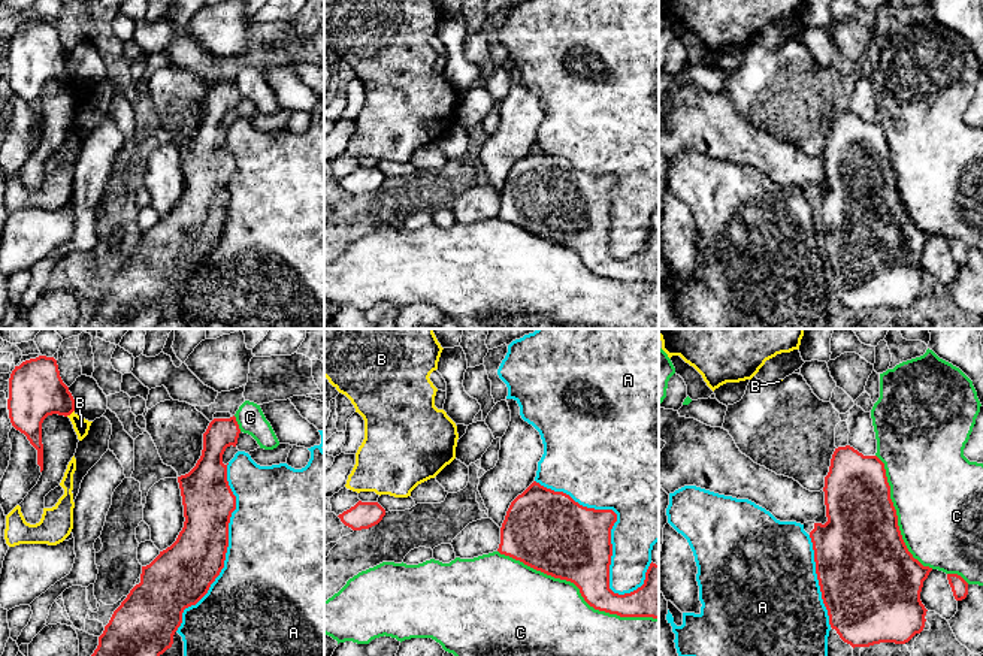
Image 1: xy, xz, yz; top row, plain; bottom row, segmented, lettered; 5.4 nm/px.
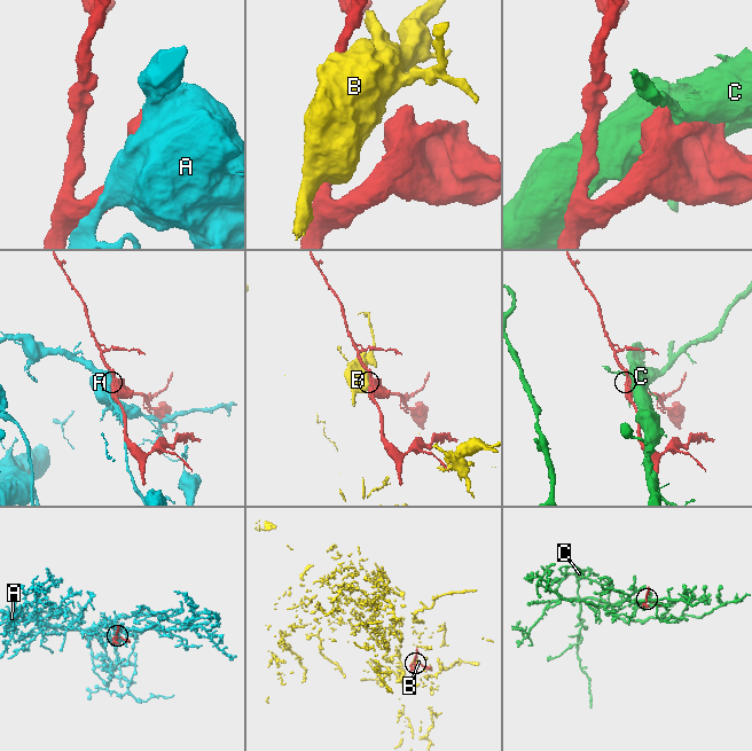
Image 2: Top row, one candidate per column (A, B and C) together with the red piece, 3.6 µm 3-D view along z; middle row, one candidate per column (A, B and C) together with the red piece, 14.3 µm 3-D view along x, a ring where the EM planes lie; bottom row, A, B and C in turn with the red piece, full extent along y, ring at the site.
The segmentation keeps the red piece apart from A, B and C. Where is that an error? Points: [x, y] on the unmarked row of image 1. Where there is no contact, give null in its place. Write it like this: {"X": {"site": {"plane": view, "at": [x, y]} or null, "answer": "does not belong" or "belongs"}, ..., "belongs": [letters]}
{"A": {"site": {"plane": "xz", "at": [611, 193]}, "answer": "does not belong"}, "B": {"site": {"plane": "xy", "at": [69, 79]}, "answer": "does not belong"}, "C": {"site": {"plane": "xz", "at": [580, 256]}, "answer": "does not belong"}, "belongs": []}

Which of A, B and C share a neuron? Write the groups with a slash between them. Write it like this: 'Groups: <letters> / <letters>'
Groups: A / B / C

